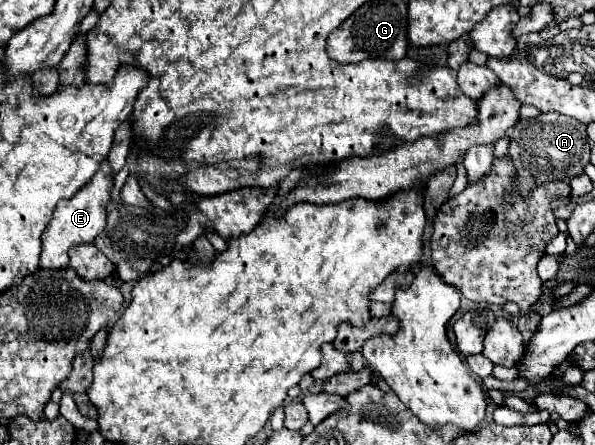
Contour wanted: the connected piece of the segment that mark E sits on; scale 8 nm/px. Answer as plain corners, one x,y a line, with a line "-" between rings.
103,160
103,166
95,172
95,178
79,190
69,200
59,202
55,206
55,214
43,232
43,252
41,252
41,268
65,268
69,266
69,248
75,244
85,244
93,242
97,234
103,232
105,220
107,220
107,204
111,202
111,190
113,190
113,176
111,176
111,166
107,166
107,160

